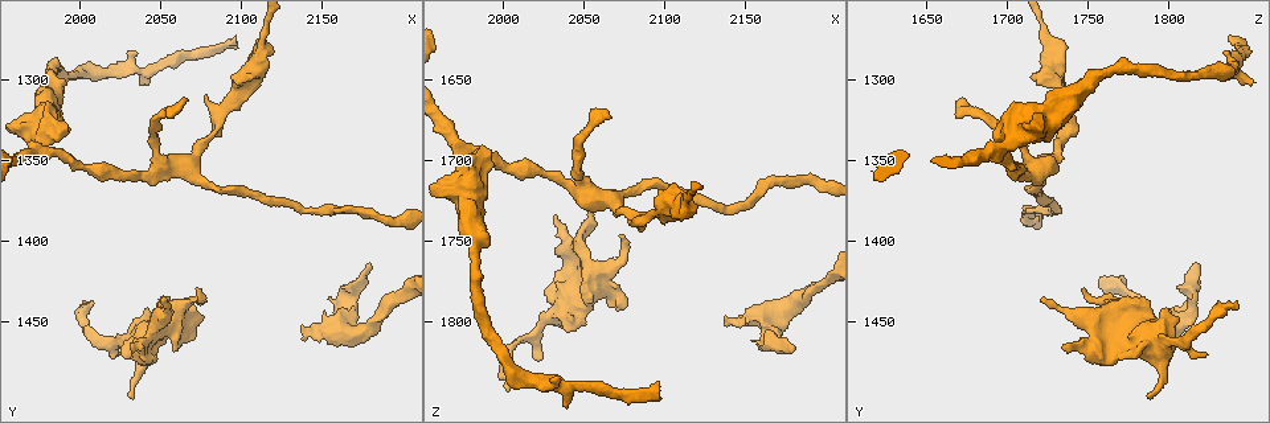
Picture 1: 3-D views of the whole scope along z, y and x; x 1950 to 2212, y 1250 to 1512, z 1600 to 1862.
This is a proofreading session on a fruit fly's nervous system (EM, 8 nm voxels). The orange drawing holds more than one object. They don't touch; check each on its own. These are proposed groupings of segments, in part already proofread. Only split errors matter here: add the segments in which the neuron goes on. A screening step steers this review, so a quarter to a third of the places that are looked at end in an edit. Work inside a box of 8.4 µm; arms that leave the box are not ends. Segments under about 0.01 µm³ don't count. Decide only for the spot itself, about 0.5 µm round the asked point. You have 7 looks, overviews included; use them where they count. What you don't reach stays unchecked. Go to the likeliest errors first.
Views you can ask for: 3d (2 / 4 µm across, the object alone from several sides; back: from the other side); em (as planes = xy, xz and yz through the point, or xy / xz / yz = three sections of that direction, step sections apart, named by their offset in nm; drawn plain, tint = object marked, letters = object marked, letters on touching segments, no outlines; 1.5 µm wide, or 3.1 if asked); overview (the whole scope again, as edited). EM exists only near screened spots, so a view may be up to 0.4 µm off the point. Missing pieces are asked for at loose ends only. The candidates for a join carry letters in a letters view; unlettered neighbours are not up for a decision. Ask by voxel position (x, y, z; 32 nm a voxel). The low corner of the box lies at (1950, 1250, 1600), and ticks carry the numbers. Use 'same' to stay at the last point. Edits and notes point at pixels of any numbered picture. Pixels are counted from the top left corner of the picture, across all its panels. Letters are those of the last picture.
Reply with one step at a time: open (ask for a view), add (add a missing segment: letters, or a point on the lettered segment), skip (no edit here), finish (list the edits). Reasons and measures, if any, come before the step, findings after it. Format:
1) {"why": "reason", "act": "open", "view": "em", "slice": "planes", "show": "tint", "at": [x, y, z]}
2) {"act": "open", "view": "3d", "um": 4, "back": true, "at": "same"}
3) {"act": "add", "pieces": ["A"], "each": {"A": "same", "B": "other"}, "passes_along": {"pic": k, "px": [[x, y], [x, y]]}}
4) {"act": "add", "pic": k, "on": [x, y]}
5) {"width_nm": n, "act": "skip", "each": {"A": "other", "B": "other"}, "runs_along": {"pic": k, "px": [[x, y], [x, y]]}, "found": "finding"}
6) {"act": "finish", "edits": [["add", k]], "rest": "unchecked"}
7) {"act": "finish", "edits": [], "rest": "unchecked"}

{"why": "tapers out", "act": "open", "view": "em", "slice": "planes", "show": "letters", "at": [2096, 1274, 1838]}

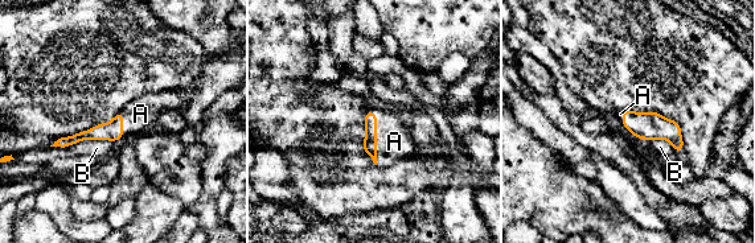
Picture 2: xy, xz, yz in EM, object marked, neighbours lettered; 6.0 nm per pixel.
{"longest_contact_nm": ["B", 380], "act": "add", "pieces": ["A"], "each": {"A": "same", "B": "other"}, "found": "the neuron continues"}

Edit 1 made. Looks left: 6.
{"why": "free end", "act": "open", "view": "3d", "um": 2, "at": [2178, 1414, 1816]}

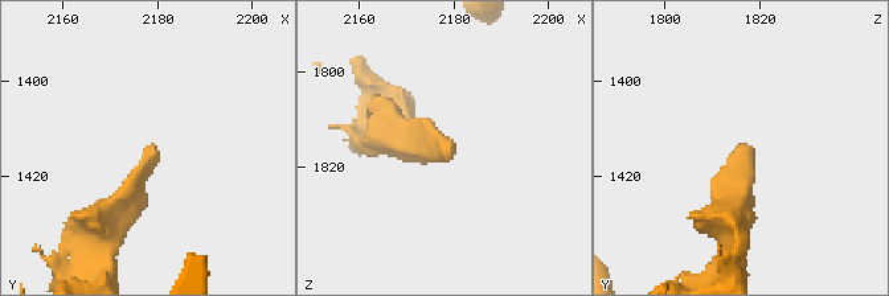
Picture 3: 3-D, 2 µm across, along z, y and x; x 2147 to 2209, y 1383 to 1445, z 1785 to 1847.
{"act": "open", "view": "em", "slice": "planes", "show": "letters", "at": [2179, 1413, 1817]}

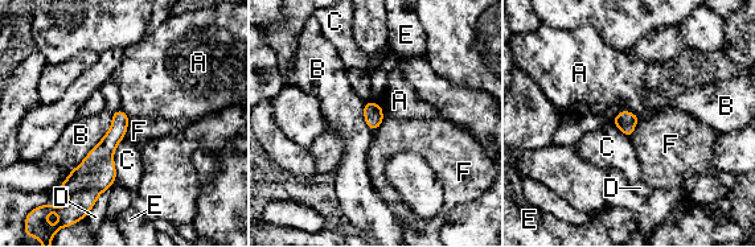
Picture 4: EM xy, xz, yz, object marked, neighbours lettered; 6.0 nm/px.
{"act": "skip", "each": {"A": "other", "B": "other", "C": "other", "D": "other", "E": "other", "F": "other"}, "border": {"pic": 4, "px": [[620, 110], [628, 110], [637, 116]]}, "found": "no lettered segment goes on from it"}

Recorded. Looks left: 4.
{"why": "thin end", "act": "open", "view": "em", "slice": "planes", "show": "letters", "at": [2000, 1442, 1840]}

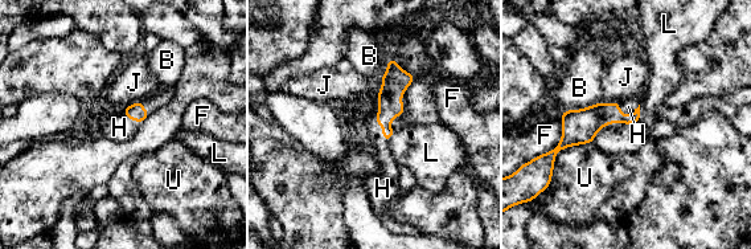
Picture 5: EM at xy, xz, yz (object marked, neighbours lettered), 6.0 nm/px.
{"width_nm": 100, "act": "add", "pieces": ["H"], "each": {"B": "other", "F": "other", "H": "same", "J": "other", "L": "other", "U": "other"}, "found": "it goes on there"}

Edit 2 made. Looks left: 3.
{"act": "finish", "edits": [["add", 2], ["add", 5]], "rest": "unchecked"}

